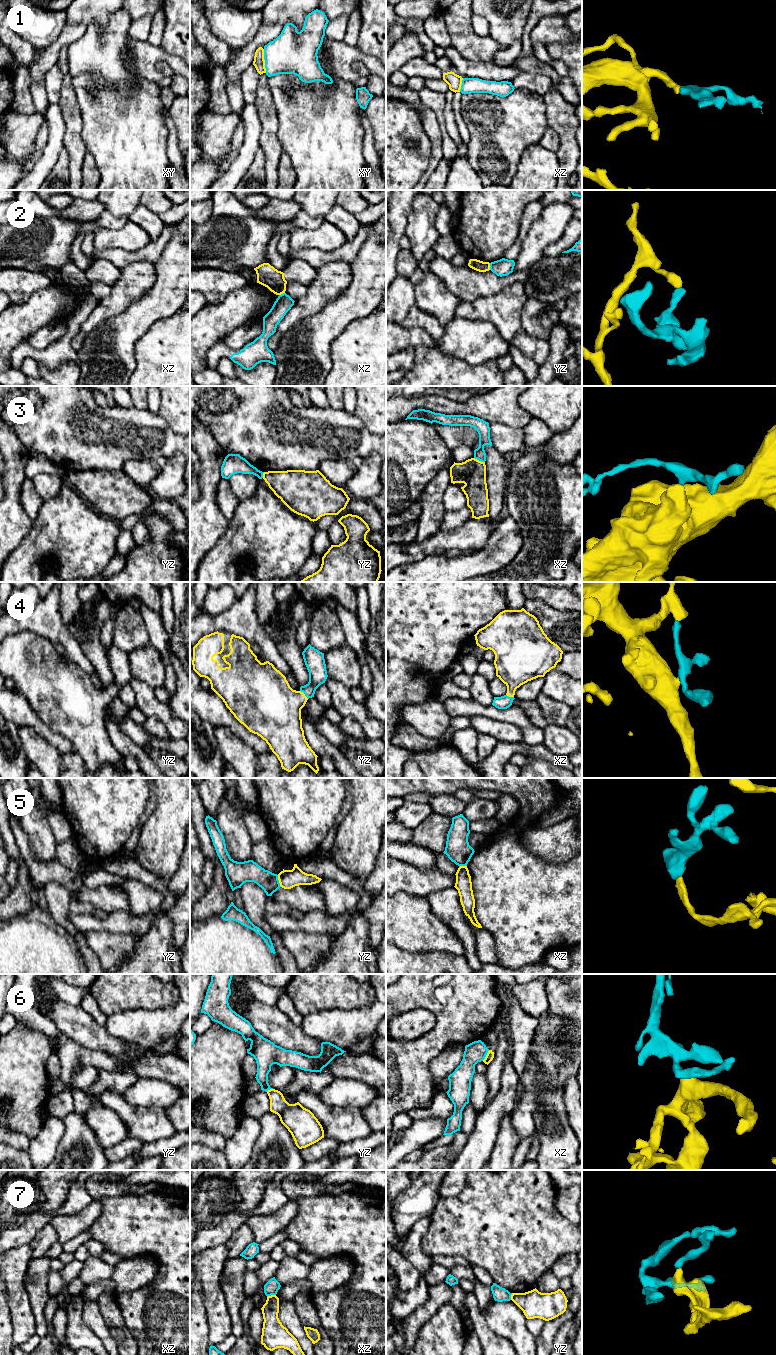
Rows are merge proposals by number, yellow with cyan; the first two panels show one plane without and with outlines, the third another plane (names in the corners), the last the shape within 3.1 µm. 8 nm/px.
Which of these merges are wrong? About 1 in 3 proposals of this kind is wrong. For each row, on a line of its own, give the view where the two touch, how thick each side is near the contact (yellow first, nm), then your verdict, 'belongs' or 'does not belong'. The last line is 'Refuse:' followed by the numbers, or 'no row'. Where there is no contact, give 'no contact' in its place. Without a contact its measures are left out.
1: contact in xy; calibres 90 and 340 nm; does not belong
2: contact in yz; calibres 90 and 140 nm; does not belong
3: contact in xz; calibres 220 and 100 nm; does not belong
4: contact in yz; calibres 400 and 150 nm; belongs
5: contact in yz; calibres 150 and 170 nm; does not belong
6: contact in xz; calibres 70 and 170 nm; does not belong
7: contact in xz; calibres 150 and 110 nm; does not belong
Refuse: 1, 2, 3, 5, 6, 7

